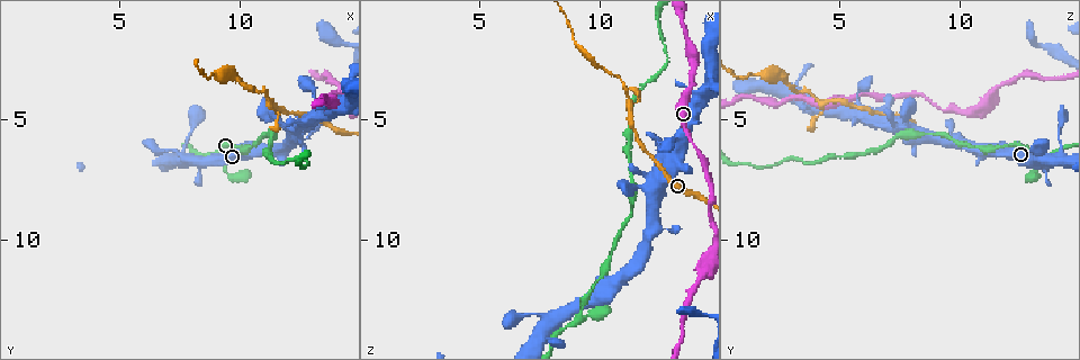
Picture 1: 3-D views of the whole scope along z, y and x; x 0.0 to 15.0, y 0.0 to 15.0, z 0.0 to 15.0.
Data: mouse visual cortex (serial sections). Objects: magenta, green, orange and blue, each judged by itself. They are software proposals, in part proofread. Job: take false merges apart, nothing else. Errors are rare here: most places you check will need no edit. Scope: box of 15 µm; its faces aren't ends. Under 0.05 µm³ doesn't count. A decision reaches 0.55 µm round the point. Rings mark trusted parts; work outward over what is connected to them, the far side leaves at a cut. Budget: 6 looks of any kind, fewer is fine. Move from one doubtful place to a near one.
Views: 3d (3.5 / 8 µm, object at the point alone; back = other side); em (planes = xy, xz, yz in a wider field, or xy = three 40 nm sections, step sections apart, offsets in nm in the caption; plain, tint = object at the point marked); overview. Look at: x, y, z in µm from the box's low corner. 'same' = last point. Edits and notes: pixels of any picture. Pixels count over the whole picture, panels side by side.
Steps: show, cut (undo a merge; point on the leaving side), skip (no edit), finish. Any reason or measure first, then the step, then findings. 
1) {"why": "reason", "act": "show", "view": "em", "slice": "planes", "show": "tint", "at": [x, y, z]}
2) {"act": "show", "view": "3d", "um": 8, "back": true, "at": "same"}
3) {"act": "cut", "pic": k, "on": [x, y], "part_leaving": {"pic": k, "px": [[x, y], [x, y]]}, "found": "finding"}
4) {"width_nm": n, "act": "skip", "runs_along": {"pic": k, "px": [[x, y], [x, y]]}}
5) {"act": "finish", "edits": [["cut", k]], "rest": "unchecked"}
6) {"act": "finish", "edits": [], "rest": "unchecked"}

{"why": "narrows sharply", "act": "show", "view": "3d", "um": 3.5, "at": [11.8, 5.2, 7.4]}

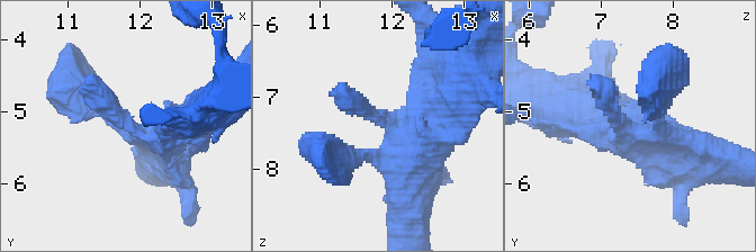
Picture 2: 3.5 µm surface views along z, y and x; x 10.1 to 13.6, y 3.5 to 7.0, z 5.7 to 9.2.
{"act": "show", "view": "em", "slice": "planes", "show": "tint", "at": [11.80, 5.10, 7.30]}

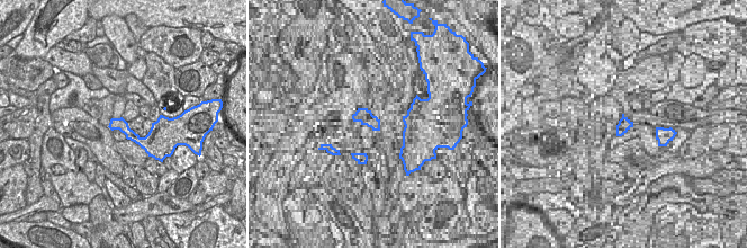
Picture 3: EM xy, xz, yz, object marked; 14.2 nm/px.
{"act": "skip", "runs_along": {"pic": 2, "px": [[414, 170], [414, 150], [342, 87]]}, "found": "continuous, no second cell"}

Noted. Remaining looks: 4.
{"why": "calibre changes", "act": "show", "view": "3d", "um": 3.5, "at": [10.1, 6.3, 11.4]}

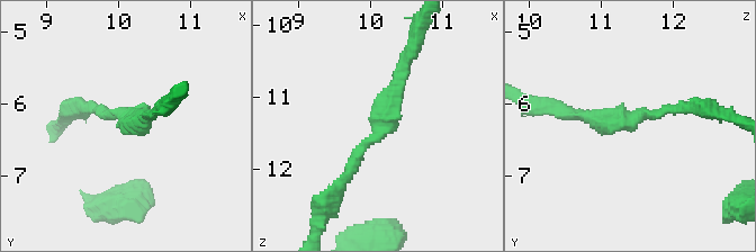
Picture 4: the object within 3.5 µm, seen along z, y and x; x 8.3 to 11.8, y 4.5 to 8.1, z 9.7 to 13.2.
{"arm_widths_nm": [150, 200], "act": "skip", "runs_along": {"pic": 4, "px": [[336, 188], [378, 133], [405, 66]]}, "found": "continuous, no second cell"}

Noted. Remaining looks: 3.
{"why": "arms part here", "act": "show", "view": "3d", "um": 3.5, "at": [11.3, 4.2, 4.3]}

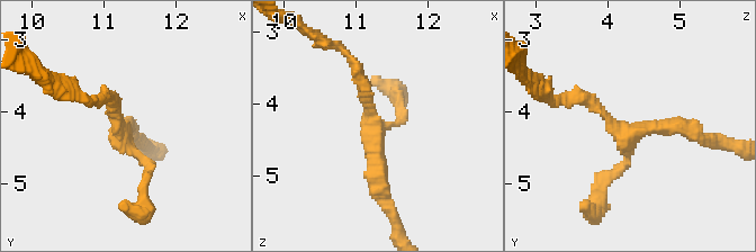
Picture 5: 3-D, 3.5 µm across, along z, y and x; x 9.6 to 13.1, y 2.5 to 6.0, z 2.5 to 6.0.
{"act": "show", "view": "em", "slice": "xy", "step": 2, "show": "plain", "at": [11.25, 4.35, 4.30]}

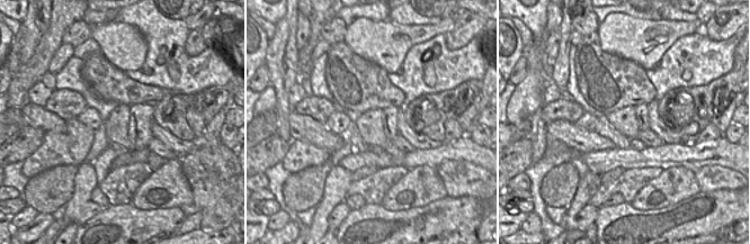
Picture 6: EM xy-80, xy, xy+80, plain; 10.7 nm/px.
{"why": "with the object marked", "act": "show", "view": "em", "slice": "xy", "step": 2, "show": "tint", "at": "same"}

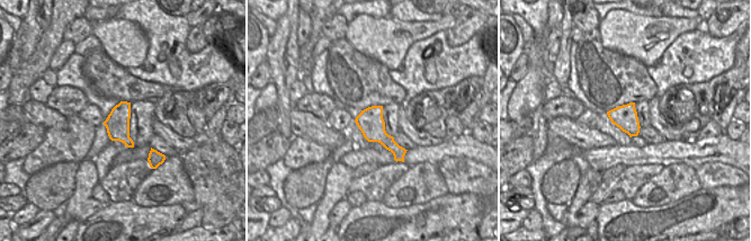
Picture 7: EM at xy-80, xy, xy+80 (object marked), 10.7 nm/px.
{"act": "skip", "runs_along": {"pic": 5, "px": [[702, 140], [682, 126], [621, 133], [575, 98]]}, "found": "continuous, no second cell"}

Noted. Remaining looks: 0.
{"act": "finish", "edits": [], "rest": "unchecked"}

